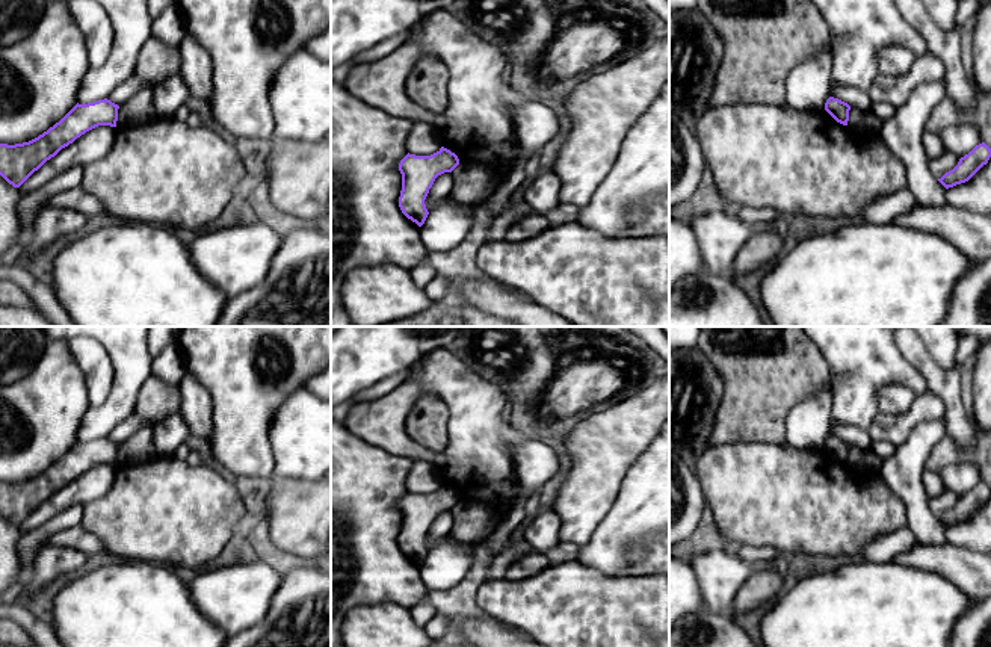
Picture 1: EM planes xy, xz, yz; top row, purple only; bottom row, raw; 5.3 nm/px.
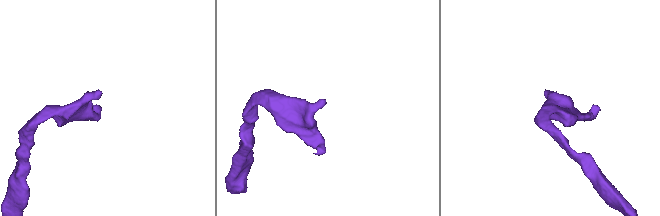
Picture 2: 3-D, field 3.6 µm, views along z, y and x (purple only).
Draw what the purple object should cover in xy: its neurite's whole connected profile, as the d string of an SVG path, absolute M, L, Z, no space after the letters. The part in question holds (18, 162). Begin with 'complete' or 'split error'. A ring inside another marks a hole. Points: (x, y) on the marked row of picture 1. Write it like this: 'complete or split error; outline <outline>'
complete; outline M110 100L76 104L59 122L38 138L8 145L0 144L0 175L20 187L47 160L62 148L98 125L116 127L119 106Z

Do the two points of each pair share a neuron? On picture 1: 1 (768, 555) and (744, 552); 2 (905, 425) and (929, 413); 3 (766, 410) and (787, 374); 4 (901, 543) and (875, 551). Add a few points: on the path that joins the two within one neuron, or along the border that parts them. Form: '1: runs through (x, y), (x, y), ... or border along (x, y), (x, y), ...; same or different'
1: runs through (762, 555), (750, 554); same
2: runs through (911, 419), (917, 413), (923, 413); same
3: runs through (766, 401), (766, 395), (778, 383); same
4: runs through (895, 543), (881, 549); same

